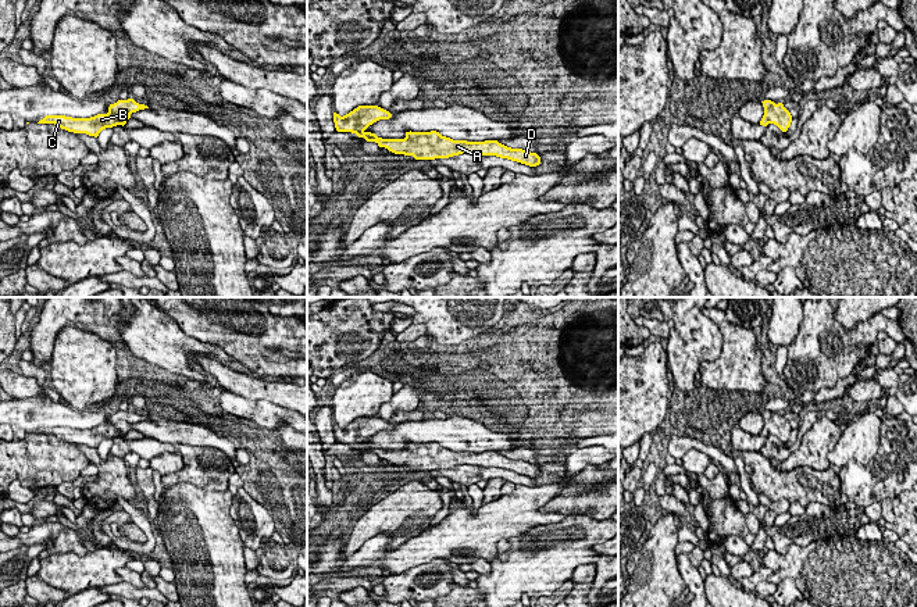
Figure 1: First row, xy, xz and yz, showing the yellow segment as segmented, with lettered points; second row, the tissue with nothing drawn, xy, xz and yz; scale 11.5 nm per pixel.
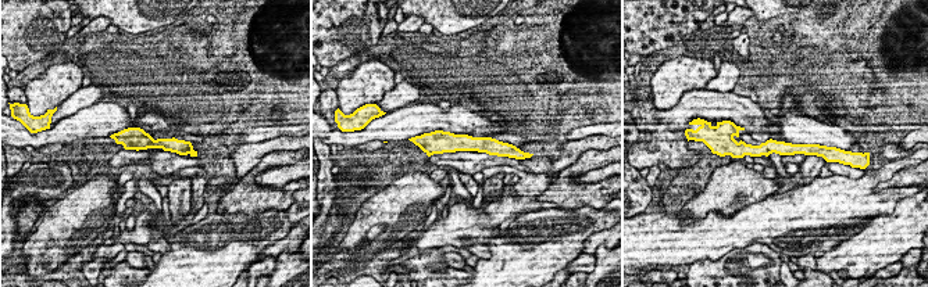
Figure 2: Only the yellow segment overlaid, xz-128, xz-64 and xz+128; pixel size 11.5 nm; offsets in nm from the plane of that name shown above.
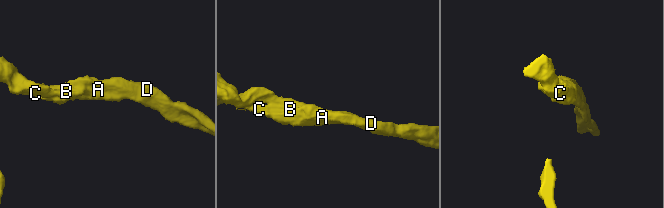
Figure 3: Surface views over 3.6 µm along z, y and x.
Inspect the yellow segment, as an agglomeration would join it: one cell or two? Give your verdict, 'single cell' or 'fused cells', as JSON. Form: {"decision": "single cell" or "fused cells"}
{"decision": "single cell"}

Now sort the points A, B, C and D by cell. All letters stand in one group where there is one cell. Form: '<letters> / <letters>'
A B C D

